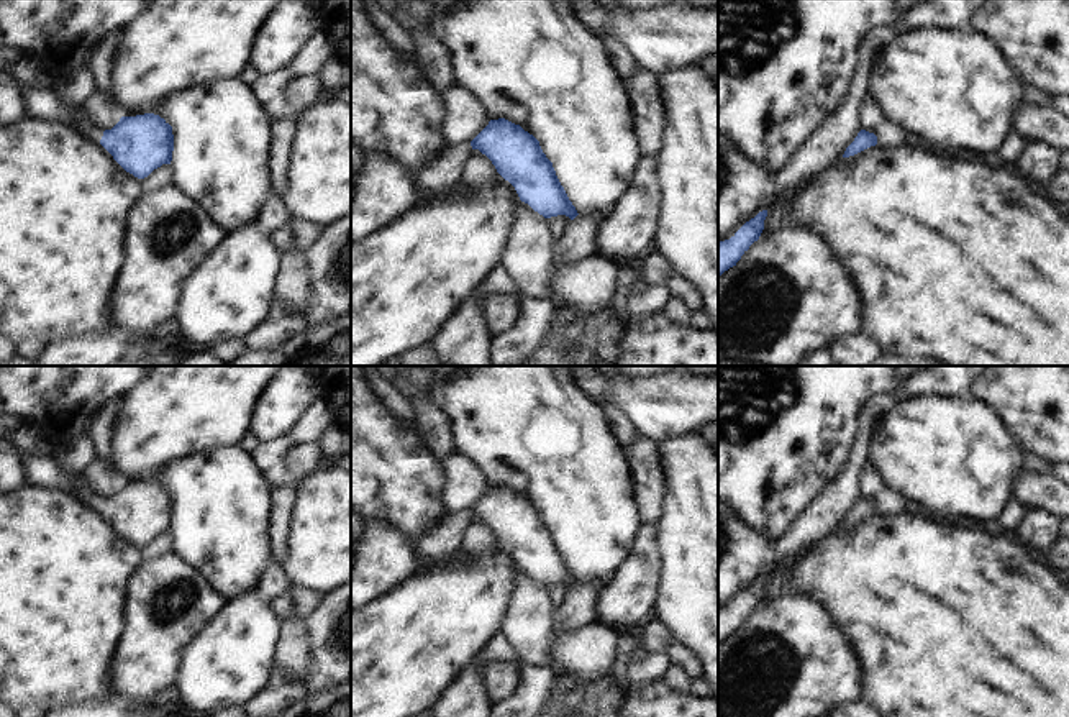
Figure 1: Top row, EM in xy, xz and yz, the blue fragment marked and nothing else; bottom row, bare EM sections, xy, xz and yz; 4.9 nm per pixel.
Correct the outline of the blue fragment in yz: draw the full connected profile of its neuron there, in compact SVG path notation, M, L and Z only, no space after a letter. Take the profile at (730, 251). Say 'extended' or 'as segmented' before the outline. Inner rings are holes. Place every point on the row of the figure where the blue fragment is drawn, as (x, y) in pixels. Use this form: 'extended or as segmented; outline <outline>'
as segmented; outline M767 210L759 212L754 218L746 221L730 240L718 241L718 277L736 266L749 246L759 240L764 230Z

